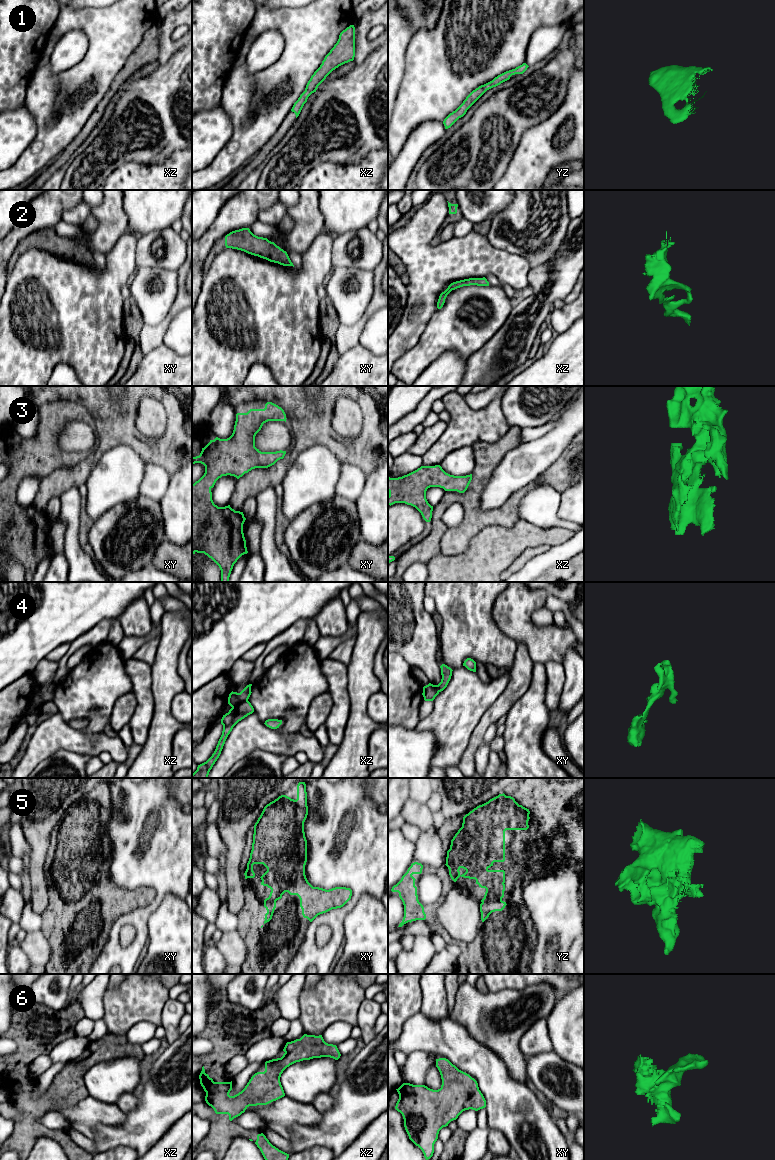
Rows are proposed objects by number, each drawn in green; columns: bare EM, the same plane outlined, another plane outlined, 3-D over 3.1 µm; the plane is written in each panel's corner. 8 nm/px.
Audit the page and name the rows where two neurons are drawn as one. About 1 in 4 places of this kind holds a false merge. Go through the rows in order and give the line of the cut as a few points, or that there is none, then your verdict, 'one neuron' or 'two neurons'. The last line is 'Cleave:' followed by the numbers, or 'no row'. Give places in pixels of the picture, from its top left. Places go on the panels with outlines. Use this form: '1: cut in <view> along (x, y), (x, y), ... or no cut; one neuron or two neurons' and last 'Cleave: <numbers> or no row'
1: no cut; one neuron
2: no cut; one neuron
3: no cut; one neuron
4: cut in xz along (247, 700), (232, 708); two neurons
5: no cut; one neuron
6: no cut; one neuron
Cleave: 4

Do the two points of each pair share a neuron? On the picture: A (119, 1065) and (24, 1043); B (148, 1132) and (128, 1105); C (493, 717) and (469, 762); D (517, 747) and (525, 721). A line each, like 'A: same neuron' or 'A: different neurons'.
A: different neurons
B: different neurons
C: same neuron
D: same neuron

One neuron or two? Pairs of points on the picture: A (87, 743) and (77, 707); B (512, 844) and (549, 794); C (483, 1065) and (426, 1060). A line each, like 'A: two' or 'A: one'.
A: two
B: one
C: two

